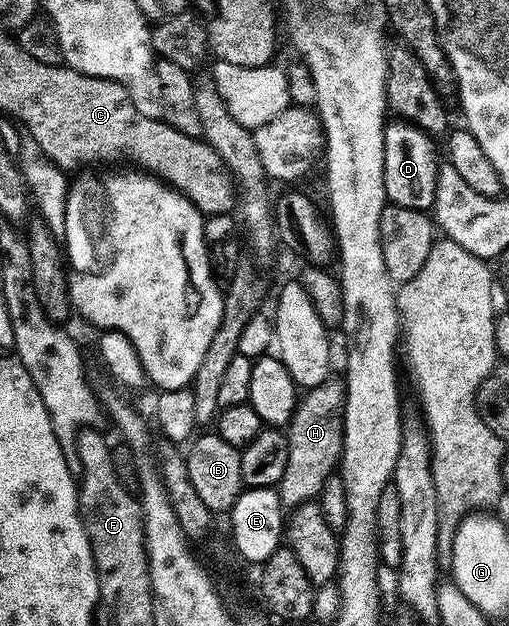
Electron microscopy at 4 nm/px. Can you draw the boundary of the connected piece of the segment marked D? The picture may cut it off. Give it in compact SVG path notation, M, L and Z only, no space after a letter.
M402 119L388 124L387 130L383 133L383 150L385 151L383 182L390 204L424 211L432 208L437 172L434 144L436 145L436 142L415 124Z

